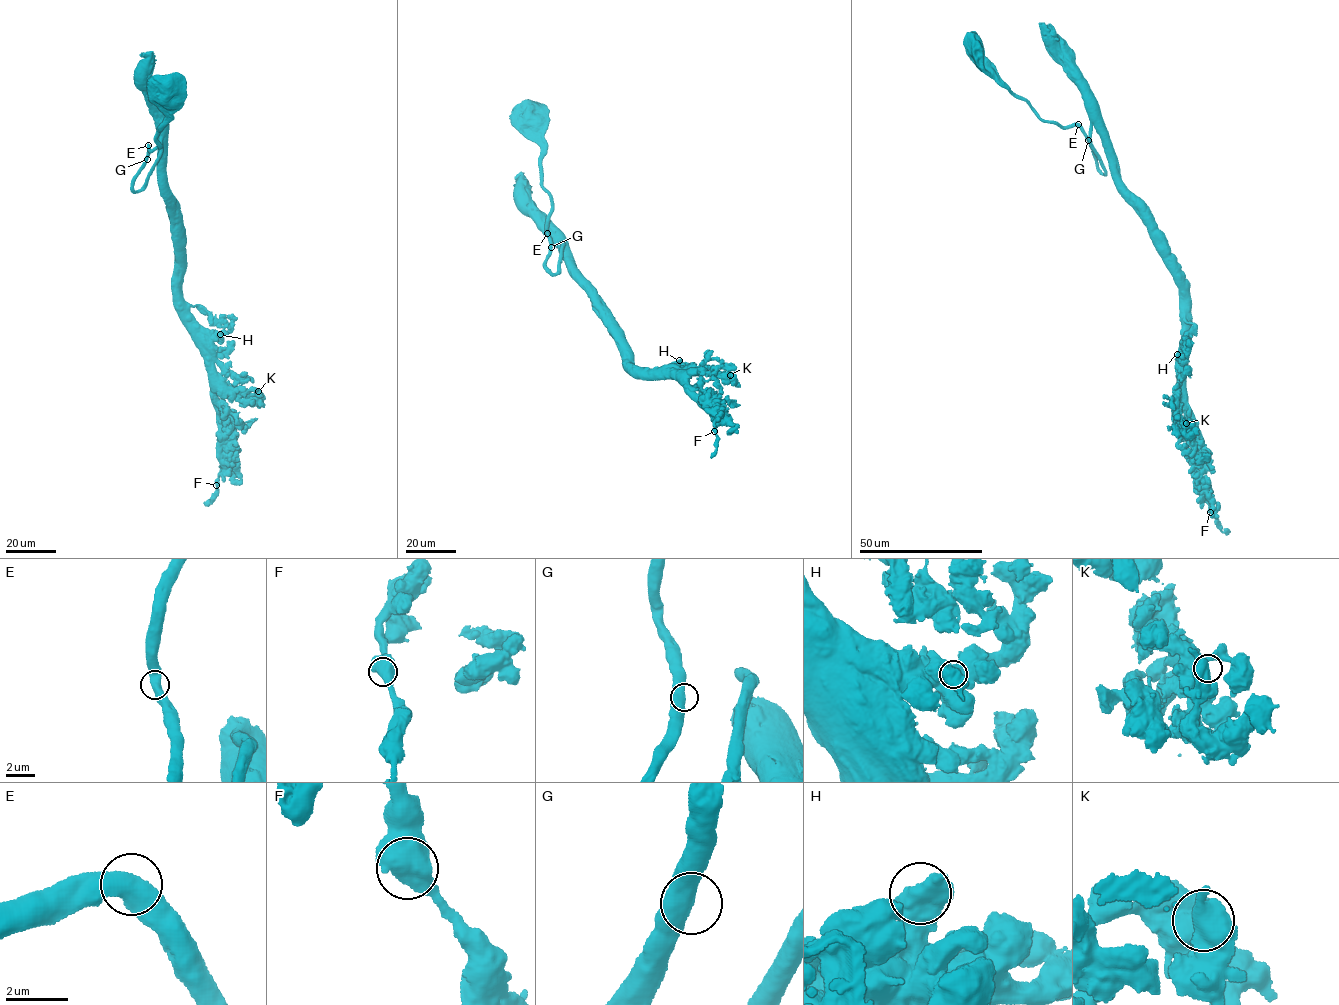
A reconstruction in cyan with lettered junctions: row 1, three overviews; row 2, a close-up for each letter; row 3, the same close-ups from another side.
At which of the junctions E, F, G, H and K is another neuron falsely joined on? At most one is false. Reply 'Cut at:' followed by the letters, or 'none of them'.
Cut at: none of them

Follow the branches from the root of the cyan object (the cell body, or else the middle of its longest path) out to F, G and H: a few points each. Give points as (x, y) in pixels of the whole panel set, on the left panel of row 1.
F: (179, 242), (178, 294), (192, 339), (207, 364), (217, 413), (222, 457), (216, 485)
G: (179, 242), (178, 203), (165, 186), (167, 144), (162, 137), (154, 168), (135, 191), (133, 177), (147, 159)
H: (179, 242), (175, 260), (182, 308), (199, 325), (220, 334)

